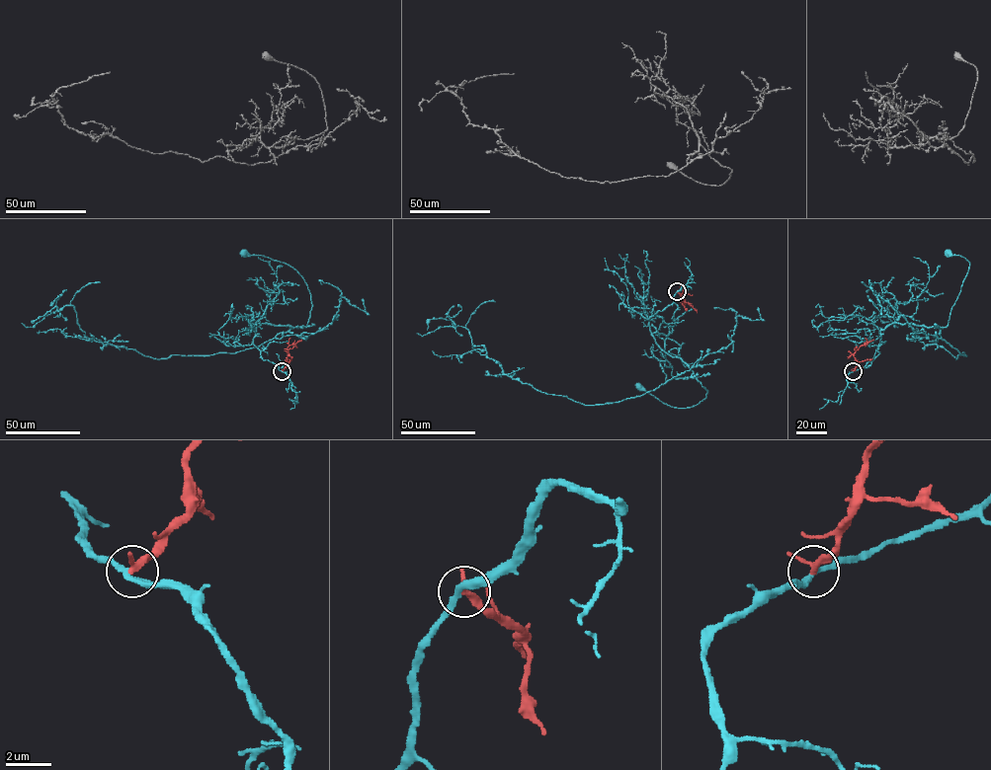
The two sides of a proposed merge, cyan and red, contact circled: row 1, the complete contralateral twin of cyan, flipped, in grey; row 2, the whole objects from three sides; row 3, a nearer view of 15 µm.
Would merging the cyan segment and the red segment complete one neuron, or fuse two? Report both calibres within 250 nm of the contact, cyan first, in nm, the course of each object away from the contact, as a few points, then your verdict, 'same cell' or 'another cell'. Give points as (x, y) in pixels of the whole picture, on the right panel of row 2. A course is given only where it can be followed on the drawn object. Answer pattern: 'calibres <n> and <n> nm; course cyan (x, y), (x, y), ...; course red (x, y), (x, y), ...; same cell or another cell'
calibres 240 and 240 nm; course cyan (853, 371), (872, 359), (880, 332), (891, 324), (948, 325), (969, 266), (964, 258), (949, 253); course red (853, 371), (858, 362), (854, 356), (856, 350), (874, 340); another cell

